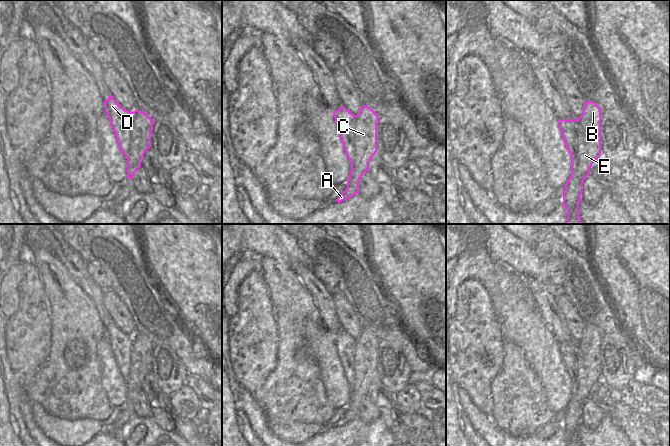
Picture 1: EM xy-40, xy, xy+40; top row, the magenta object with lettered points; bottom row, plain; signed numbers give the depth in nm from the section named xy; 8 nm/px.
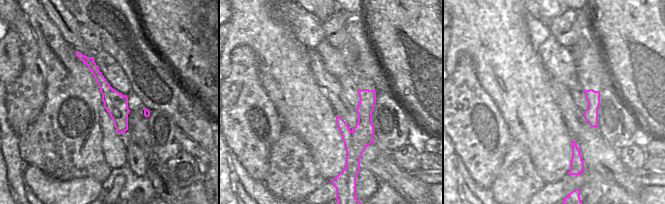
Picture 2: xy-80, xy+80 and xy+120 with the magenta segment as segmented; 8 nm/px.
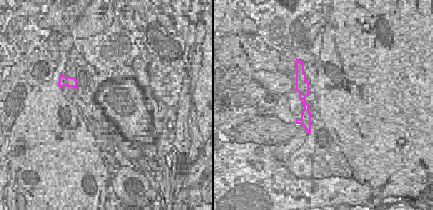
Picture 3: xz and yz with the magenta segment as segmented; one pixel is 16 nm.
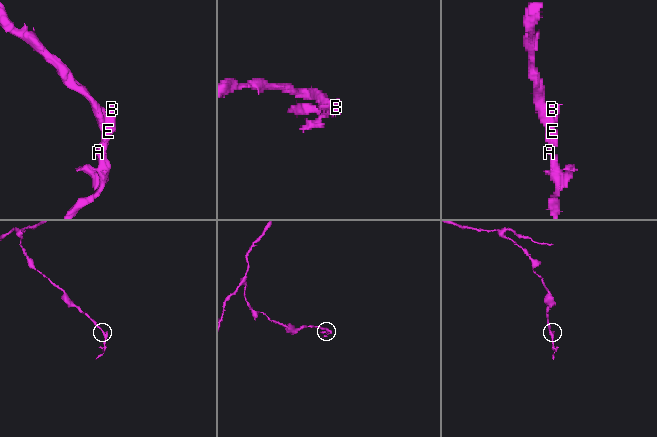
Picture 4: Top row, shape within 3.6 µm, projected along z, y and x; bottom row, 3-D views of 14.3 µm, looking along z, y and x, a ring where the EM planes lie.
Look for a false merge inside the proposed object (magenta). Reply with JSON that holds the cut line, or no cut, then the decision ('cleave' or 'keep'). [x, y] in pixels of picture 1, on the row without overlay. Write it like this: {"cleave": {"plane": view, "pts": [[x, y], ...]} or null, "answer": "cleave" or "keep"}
{"cleave": null, "answer": "keep"}

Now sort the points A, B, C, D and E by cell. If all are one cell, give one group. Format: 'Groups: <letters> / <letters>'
Groups: A B C D E

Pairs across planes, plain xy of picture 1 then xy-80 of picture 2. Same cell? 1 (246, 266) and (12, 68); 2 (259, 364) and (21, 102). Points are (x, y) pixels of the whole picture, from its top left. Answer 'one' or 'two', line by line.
1: one
2: one

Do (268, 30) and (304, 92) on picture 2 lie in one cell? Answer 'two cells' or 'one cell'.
one cell

